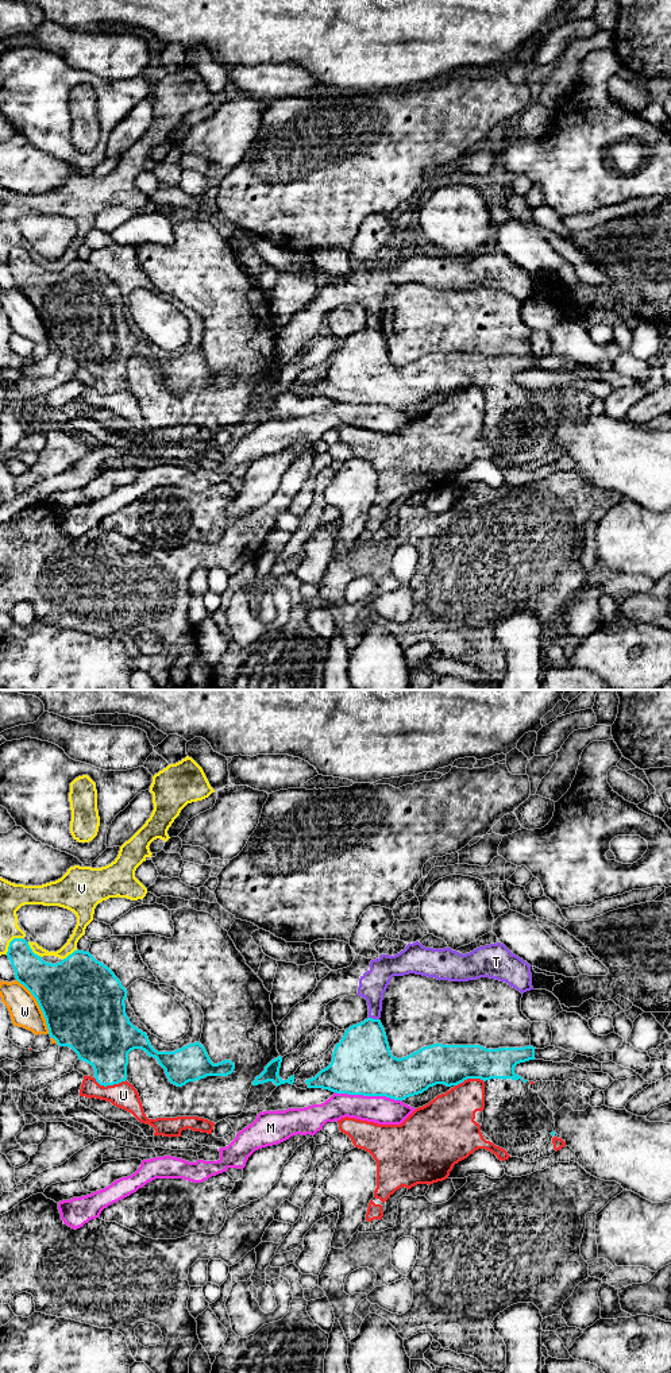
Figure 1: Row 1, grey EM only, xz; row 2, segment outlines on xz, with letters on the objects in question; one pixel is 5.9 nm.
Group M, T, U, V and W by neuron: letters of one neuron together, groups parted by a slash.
M / T / U / V / W

